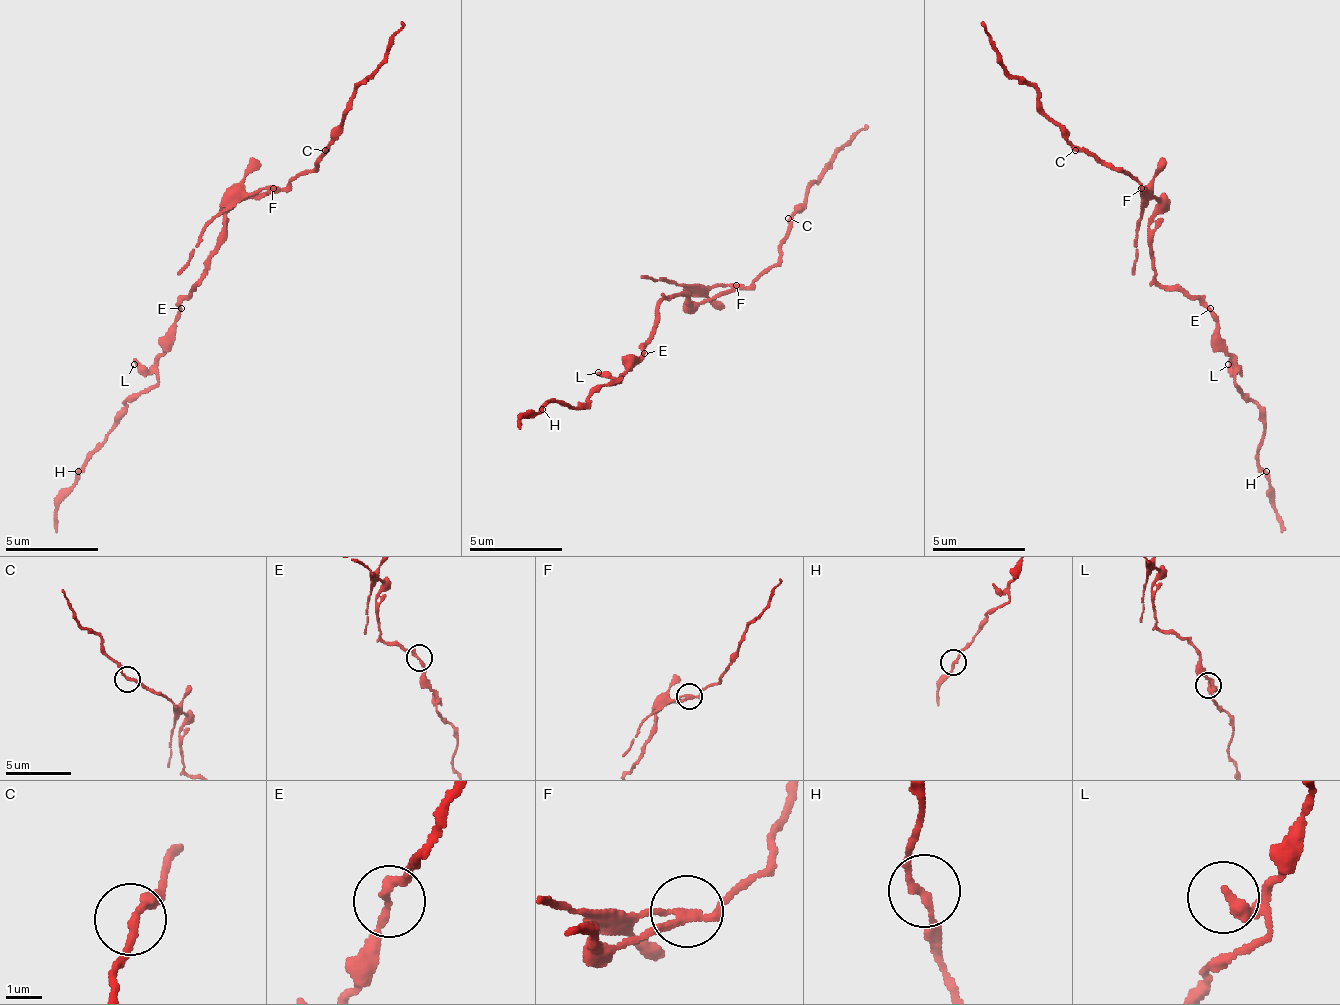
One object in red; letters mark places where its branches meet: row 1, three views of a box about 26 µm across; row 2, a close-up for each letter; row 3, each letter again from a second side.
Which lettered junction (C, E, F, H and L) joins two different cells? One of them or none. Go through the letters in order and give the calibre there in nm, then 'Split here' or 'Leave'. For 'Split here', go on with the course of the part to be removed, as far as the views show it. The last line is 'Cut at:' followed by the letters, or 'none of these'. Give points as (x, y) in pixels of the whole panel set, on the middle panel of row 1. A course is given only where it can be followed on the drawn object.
C: Thickness 200 nm. Leave
E: Thickness 240 nm. Leave
F: Thickness 190 nm. Split here. Course of the part to remove: (737, 283), (700, 283), (639, 274)
H: Thickness 180 nm. Leave
L: Thickness 220 nm. Leave
Cut at: F

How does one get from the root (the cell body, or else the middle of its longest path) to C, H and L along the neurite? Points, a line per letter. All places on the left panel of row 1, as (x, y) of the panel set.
C: (209, 252), (218, 243), (223, 219), (241, 201), (283, 192), (302, 173), (316, 168), (325, 150)
H: (209, 252), (209, 271), (171, 322), (171, 345), (157, 359), (157, 382), (120, 410), (106, 443), (78, 471)
L: (209, 252), (209, 271), (190, 289), (171, 322), (171, 345), (148, 368), (139, 368), (134, 364)

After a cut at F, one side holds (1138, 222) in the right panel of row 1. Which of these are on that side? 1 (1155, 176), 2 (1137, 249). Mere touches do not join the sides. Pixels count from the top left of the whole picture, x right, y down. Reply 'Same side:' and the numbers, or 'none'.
Same side: 1, 2

